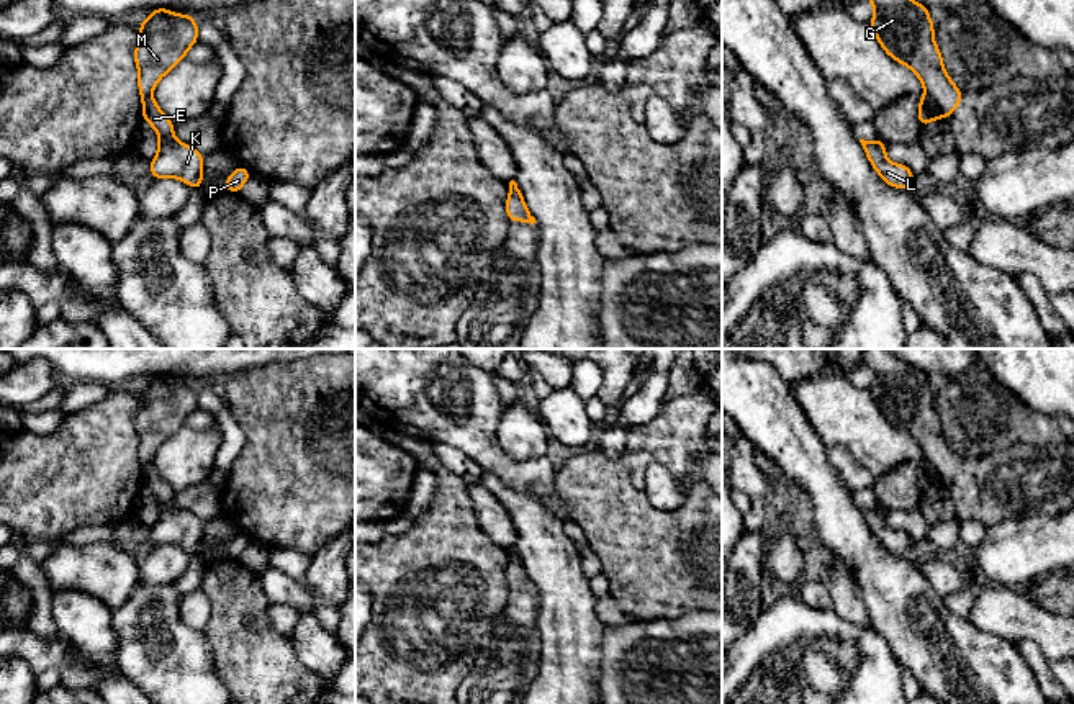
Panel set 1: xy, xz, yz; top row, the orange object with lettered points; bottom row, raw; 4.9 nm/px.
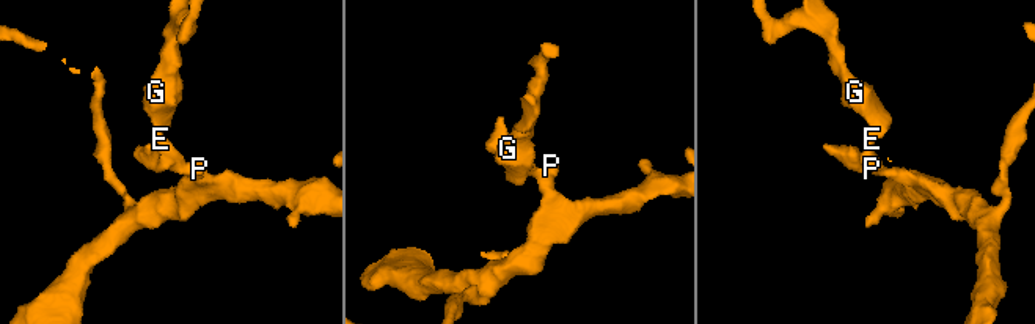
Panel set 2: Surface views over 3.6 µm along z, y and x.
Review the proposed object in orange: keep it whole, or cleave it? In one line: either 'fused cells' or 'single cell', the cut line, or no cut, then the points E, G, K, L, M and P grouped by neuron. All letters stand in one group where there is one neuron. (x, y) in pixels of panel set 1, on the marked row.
fused cells; cut yz (925, 95), (935, 102), (942, 117); groups E K L P / G M

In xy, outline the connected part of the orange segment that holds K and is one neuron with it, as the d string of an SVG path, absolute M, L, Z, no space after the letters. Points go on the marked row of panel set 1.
M142 100L142 121L147 121L159 136L159 151L151 160L151 175L154 178L178 178L195 192L203 182L203 154L195 147L174 138L174 123L160 111L156 100Z

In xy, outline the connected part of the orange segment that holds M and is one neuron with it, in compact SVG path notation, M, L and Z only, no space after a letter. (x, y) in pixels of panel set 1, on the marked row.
M154 8L146 21L136 25L141 38L134 47L134 61L139 72L139 95L146 100L152 97L156 83L198 41L198 26L193 16L174 15L167 8Z

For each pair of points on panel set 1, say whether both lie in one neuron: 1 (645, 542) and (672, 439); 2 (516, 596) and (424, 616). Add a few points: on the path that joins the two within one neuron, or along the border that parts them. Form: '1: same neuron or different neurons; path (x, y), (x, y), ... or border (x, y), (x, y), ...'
1: same neuron; path (634, 514), (634, 469), (644, 459)
2: different neurons; border (509, 588), (506, 604), (491, 621), (490, 632)

